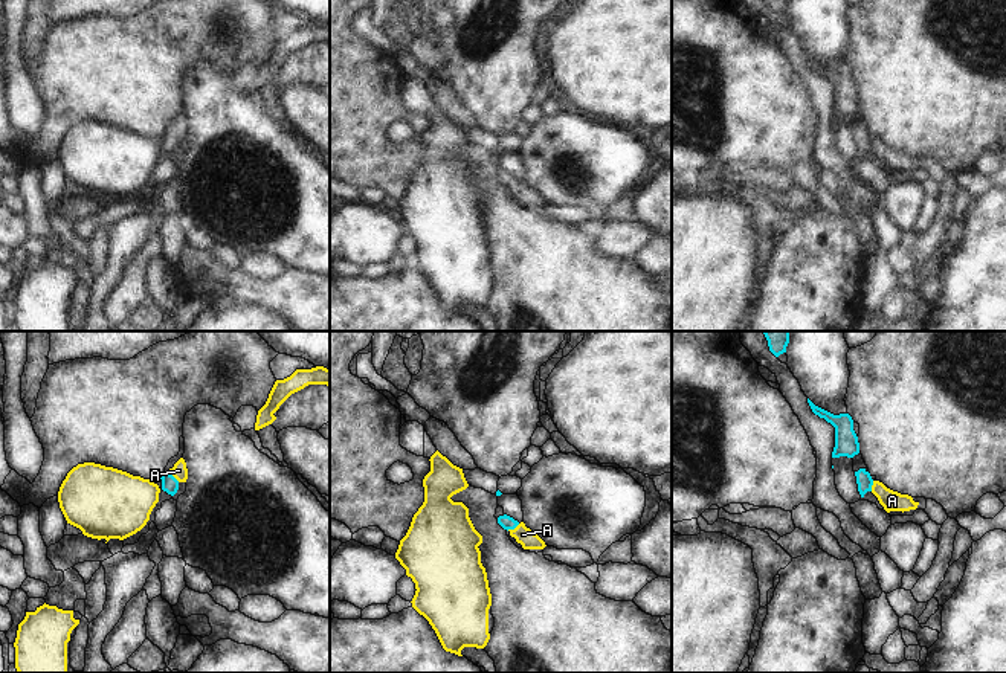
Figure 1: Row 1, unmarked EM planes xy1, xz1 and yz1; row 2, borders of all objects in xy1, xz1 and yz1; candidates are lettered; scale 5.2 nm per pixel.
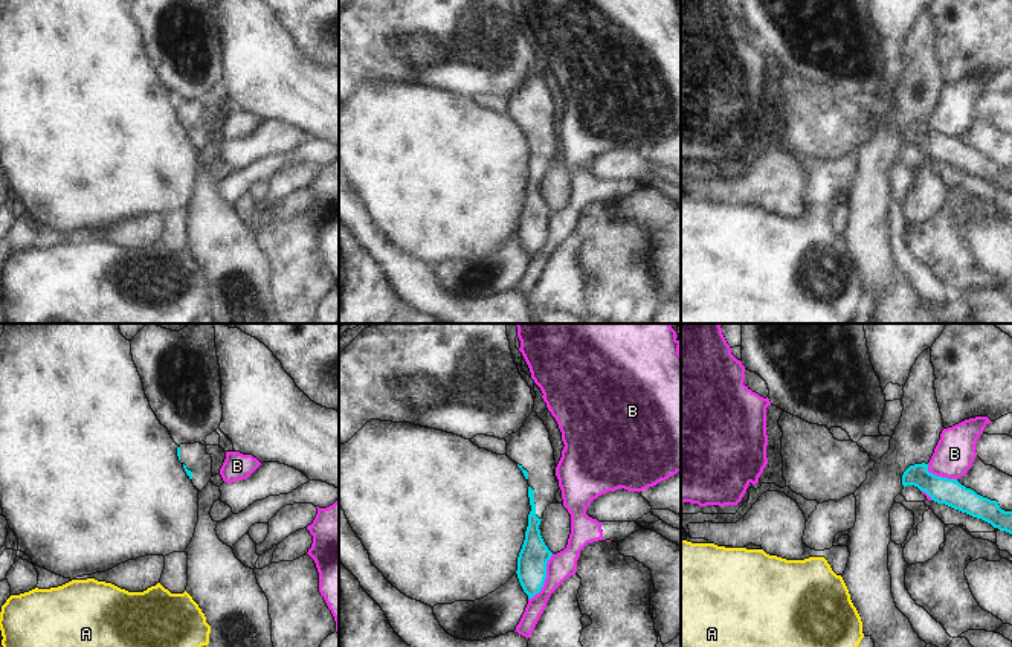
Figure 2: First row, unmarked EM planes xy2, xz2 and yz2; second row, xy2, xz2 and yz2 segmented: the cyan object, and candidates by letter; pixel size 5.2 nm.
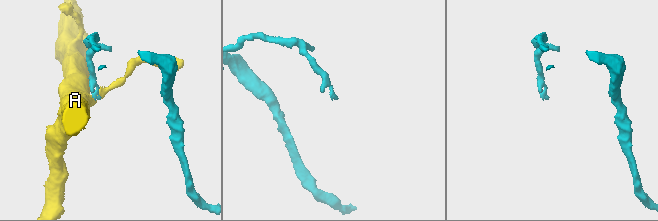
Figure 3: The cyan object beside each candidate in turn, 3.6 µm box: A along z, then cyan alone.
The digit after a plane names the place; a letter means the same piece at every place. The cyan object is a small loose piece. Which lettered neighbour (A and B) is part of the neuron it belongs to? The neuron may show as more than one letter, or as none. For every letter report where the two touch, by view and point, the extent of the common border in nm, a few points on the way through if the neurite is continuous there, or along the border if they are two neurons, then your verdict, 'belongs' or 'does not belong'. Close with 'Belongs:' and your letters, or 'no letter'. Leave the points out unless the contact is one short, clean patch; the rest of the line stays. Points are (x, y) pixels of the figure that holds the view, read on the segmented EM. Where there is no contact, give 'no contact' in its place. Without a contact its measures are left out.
A: contact xy1 (173, 476); length 80 nm; border xy1 (168, 472), (179, 481); does not belong
B: contact xz2 (545, 577); length 280 nm; does not belong
Belongs: no letter

